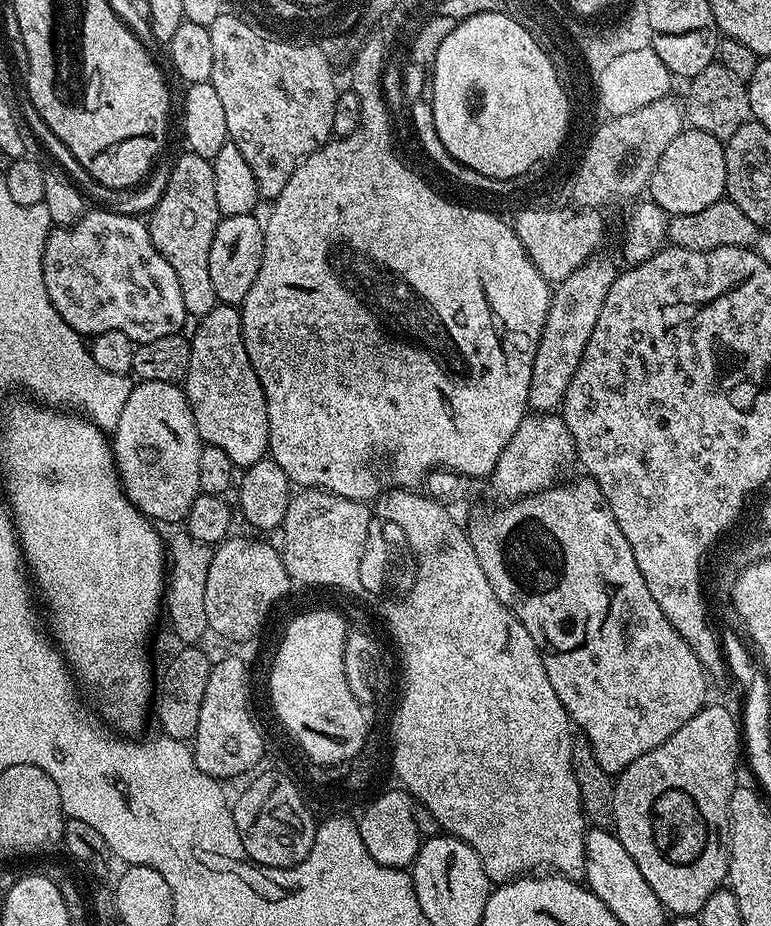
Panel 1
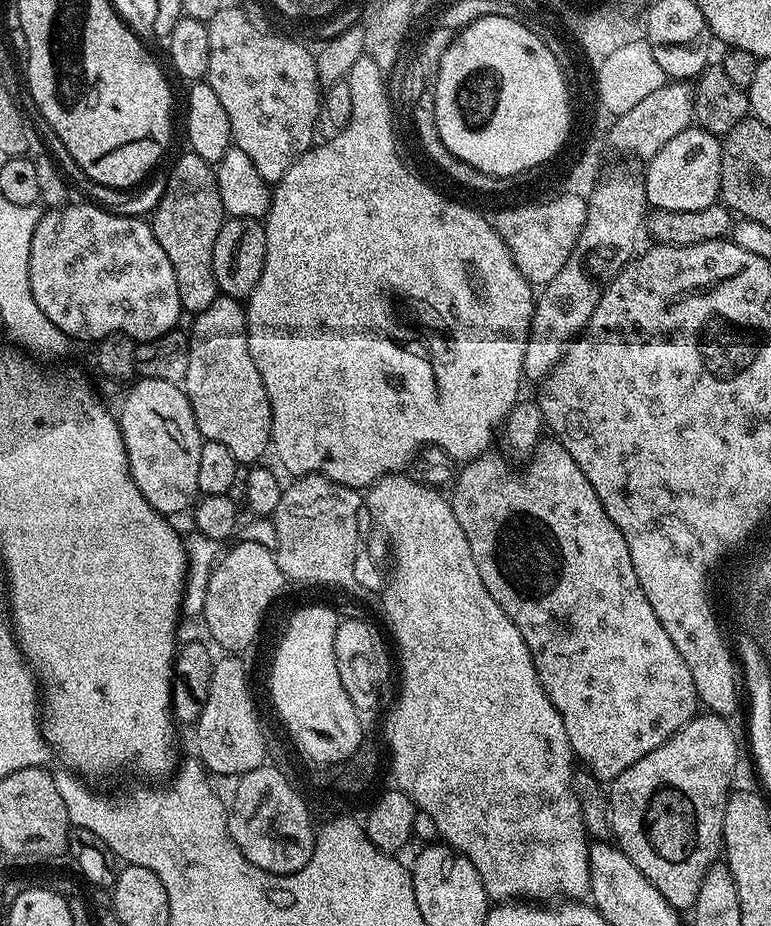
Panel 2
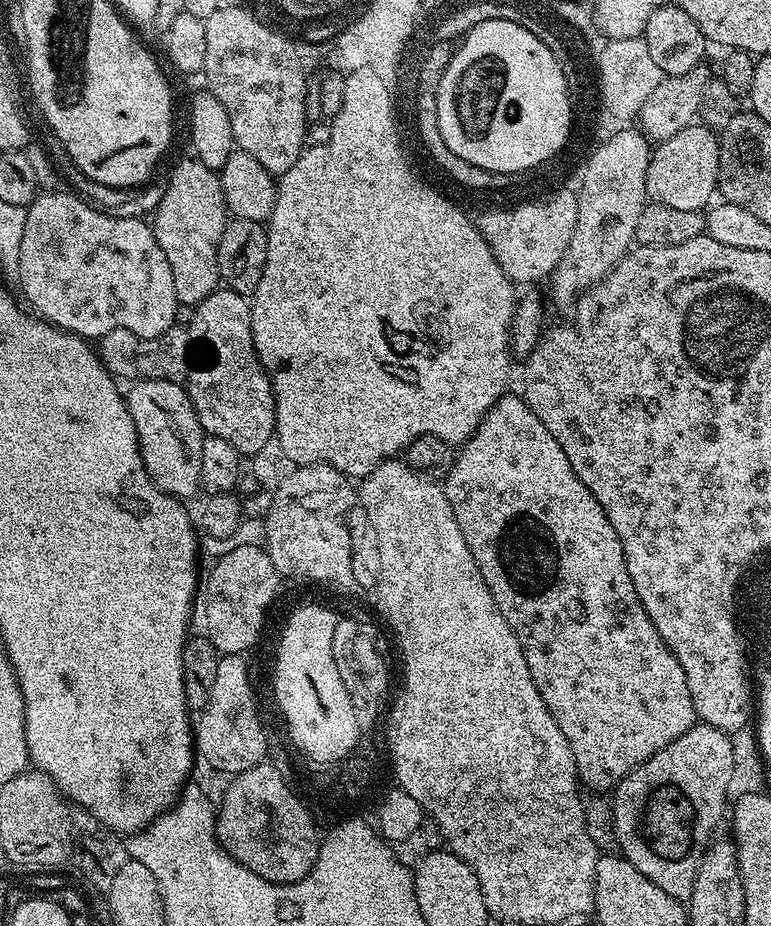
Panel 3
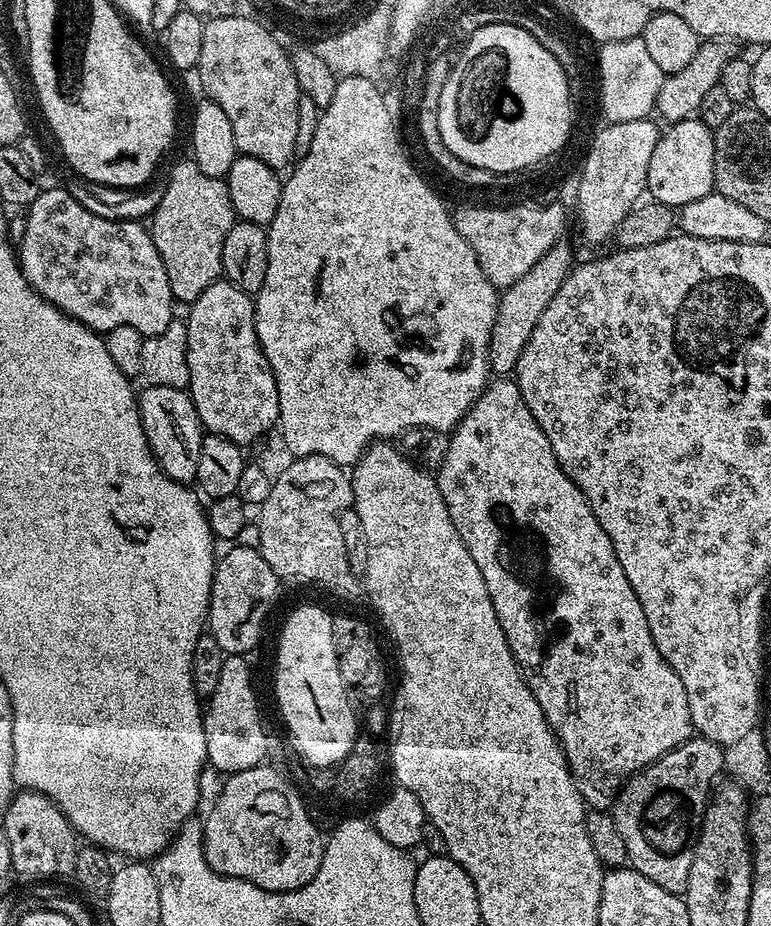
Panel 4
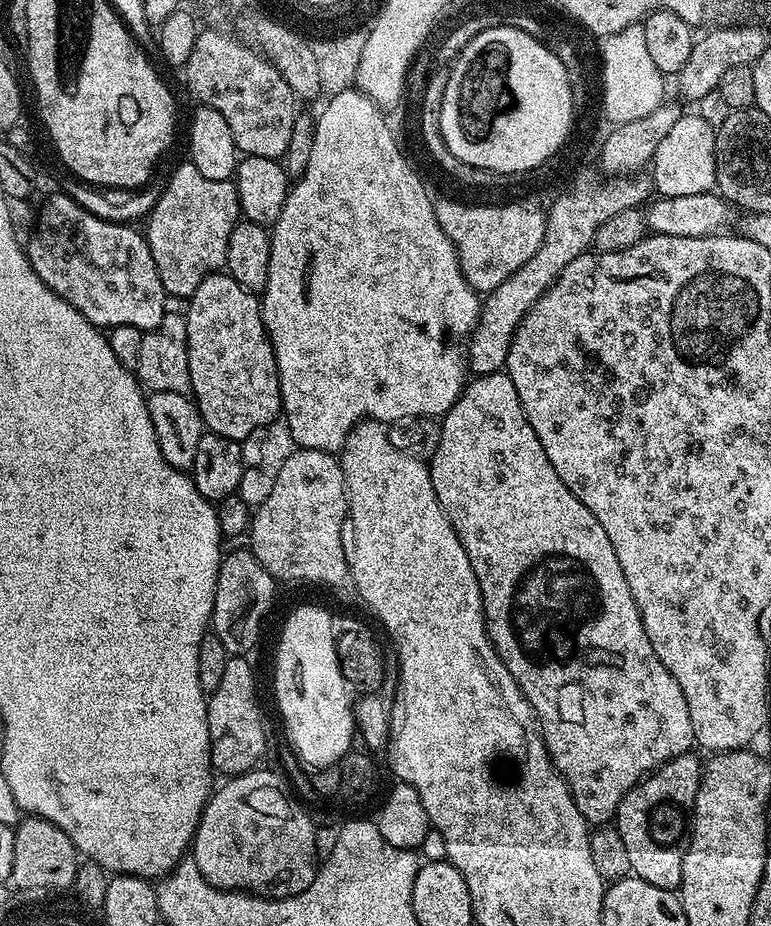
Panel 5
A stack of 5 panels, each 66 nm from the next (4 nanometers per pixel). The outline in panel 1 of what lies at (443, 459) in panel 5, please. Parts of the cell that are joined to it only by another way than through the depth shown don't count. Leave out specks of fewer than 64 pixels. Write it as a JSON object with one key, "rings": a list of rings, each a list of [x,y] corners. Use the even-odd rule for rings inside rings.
{"rings":[[[590,478],[584,480],[572,480],[569,484],[557,483],[550,488],[543,488],[541,492],[535,492],[533,496],[523,496],[520,500],[513,500],[500,506],[497,512],[476,520],[470,527],[470,539],[474,546],[474,554],[478,558],[478,566],[482,566],[482,574],[490,581],[494,594],[507,608],[518,617],[530,630],[530,638],[540,651],[542,662],[546,666],[546,678],[550,678],[550,686],[554,686],[554,694],[558,694],[558,702],[568,711],[568,718],[577,729],[582,731],[583,739],[592,747],[594,758],[598,758],[598,766],[602,770],[613,774],[623,772],[634,758],[642,758],[654,746],[662,746],[674,730],[678,730],[694,714],[698,714],[704,707],[708,696],[709,673],[705,672],[702,662],[698,662],[698,654],[690,650],[686,638],[674,630],[670,618],[662,614],[662,606],[654,602],[654,594],[646,590],[646,578],[642,578],[642,570],[638,570],[638,562],[634,562],[634,550],[630,550],[630,542],[626,542],[626,534],[618,530],[618,522],[614,518],[614,510],[610,510],[610,502],[602,494],[602,490]]]}

